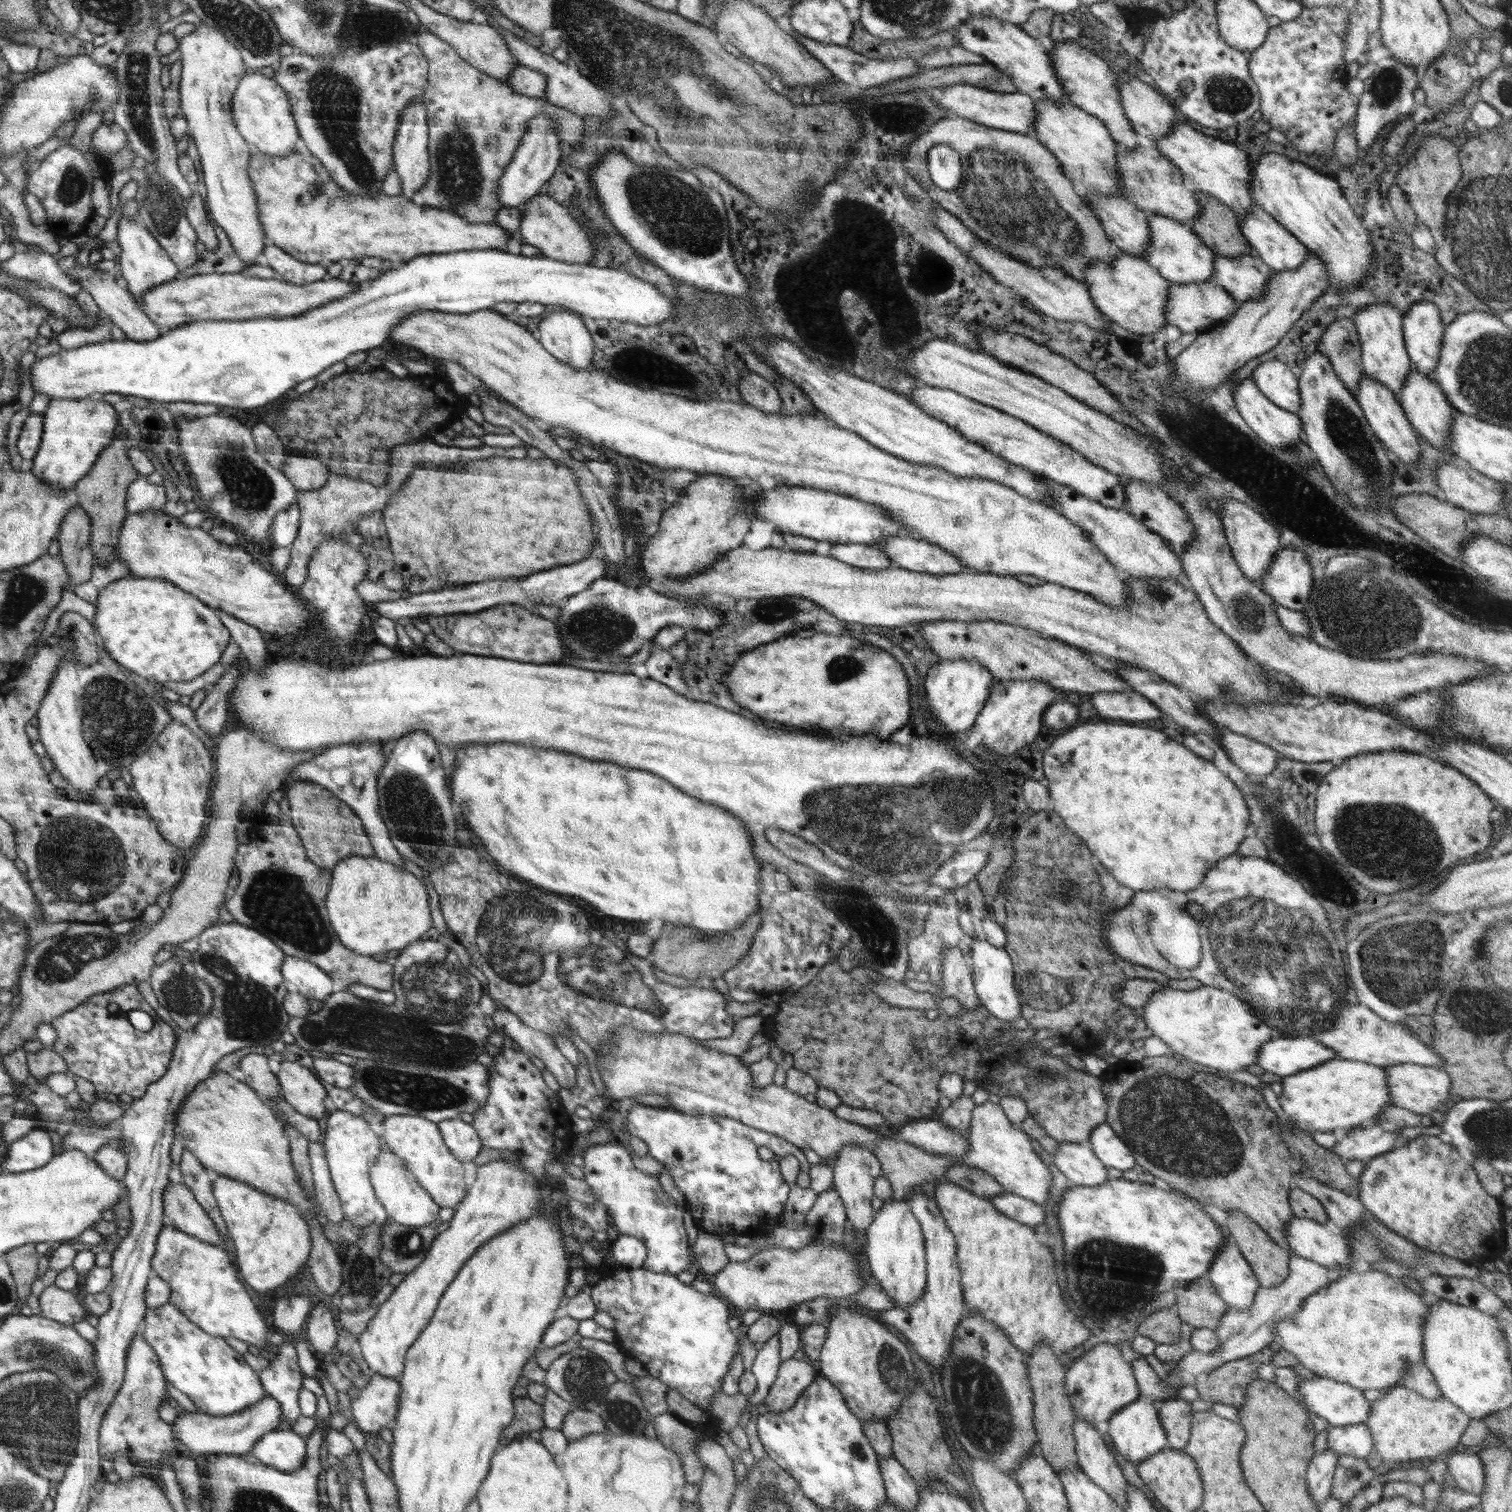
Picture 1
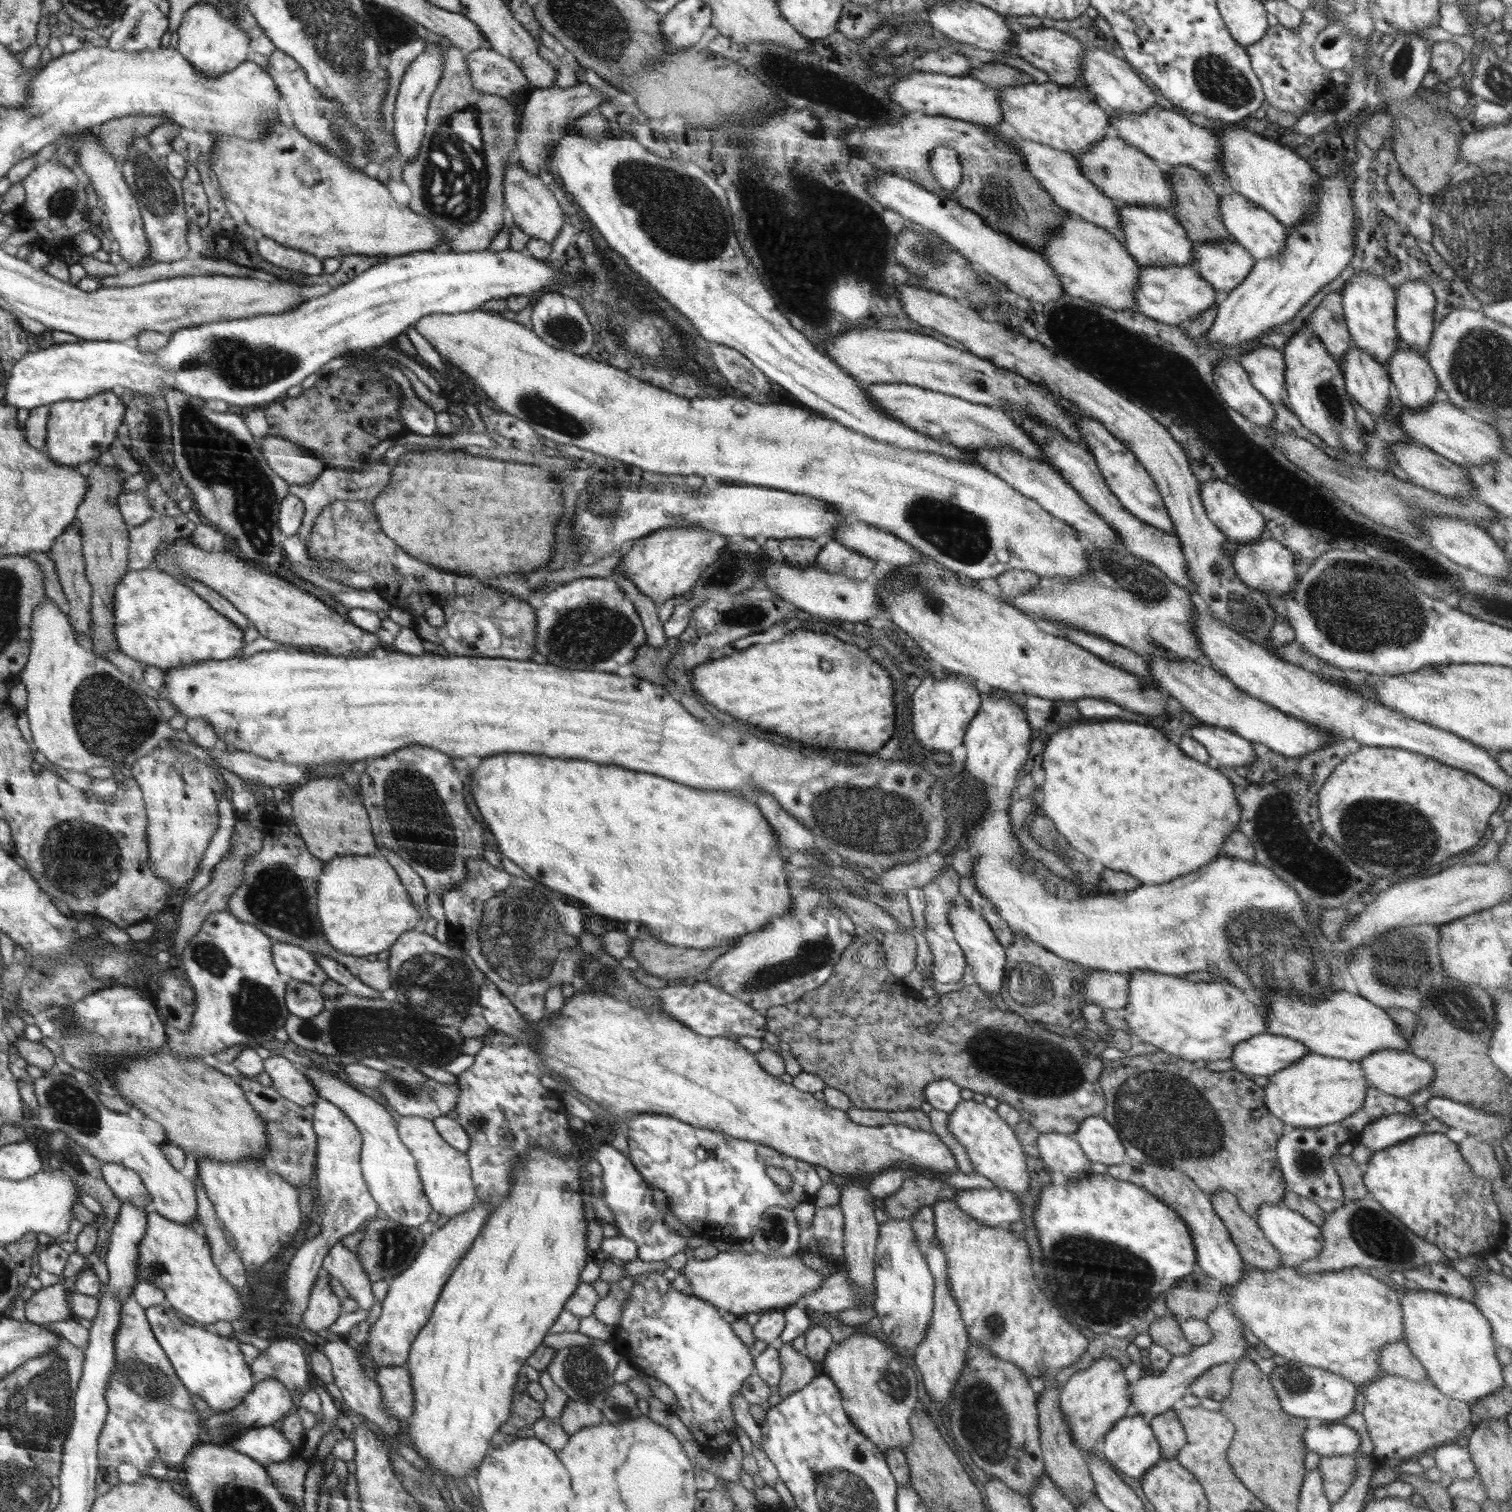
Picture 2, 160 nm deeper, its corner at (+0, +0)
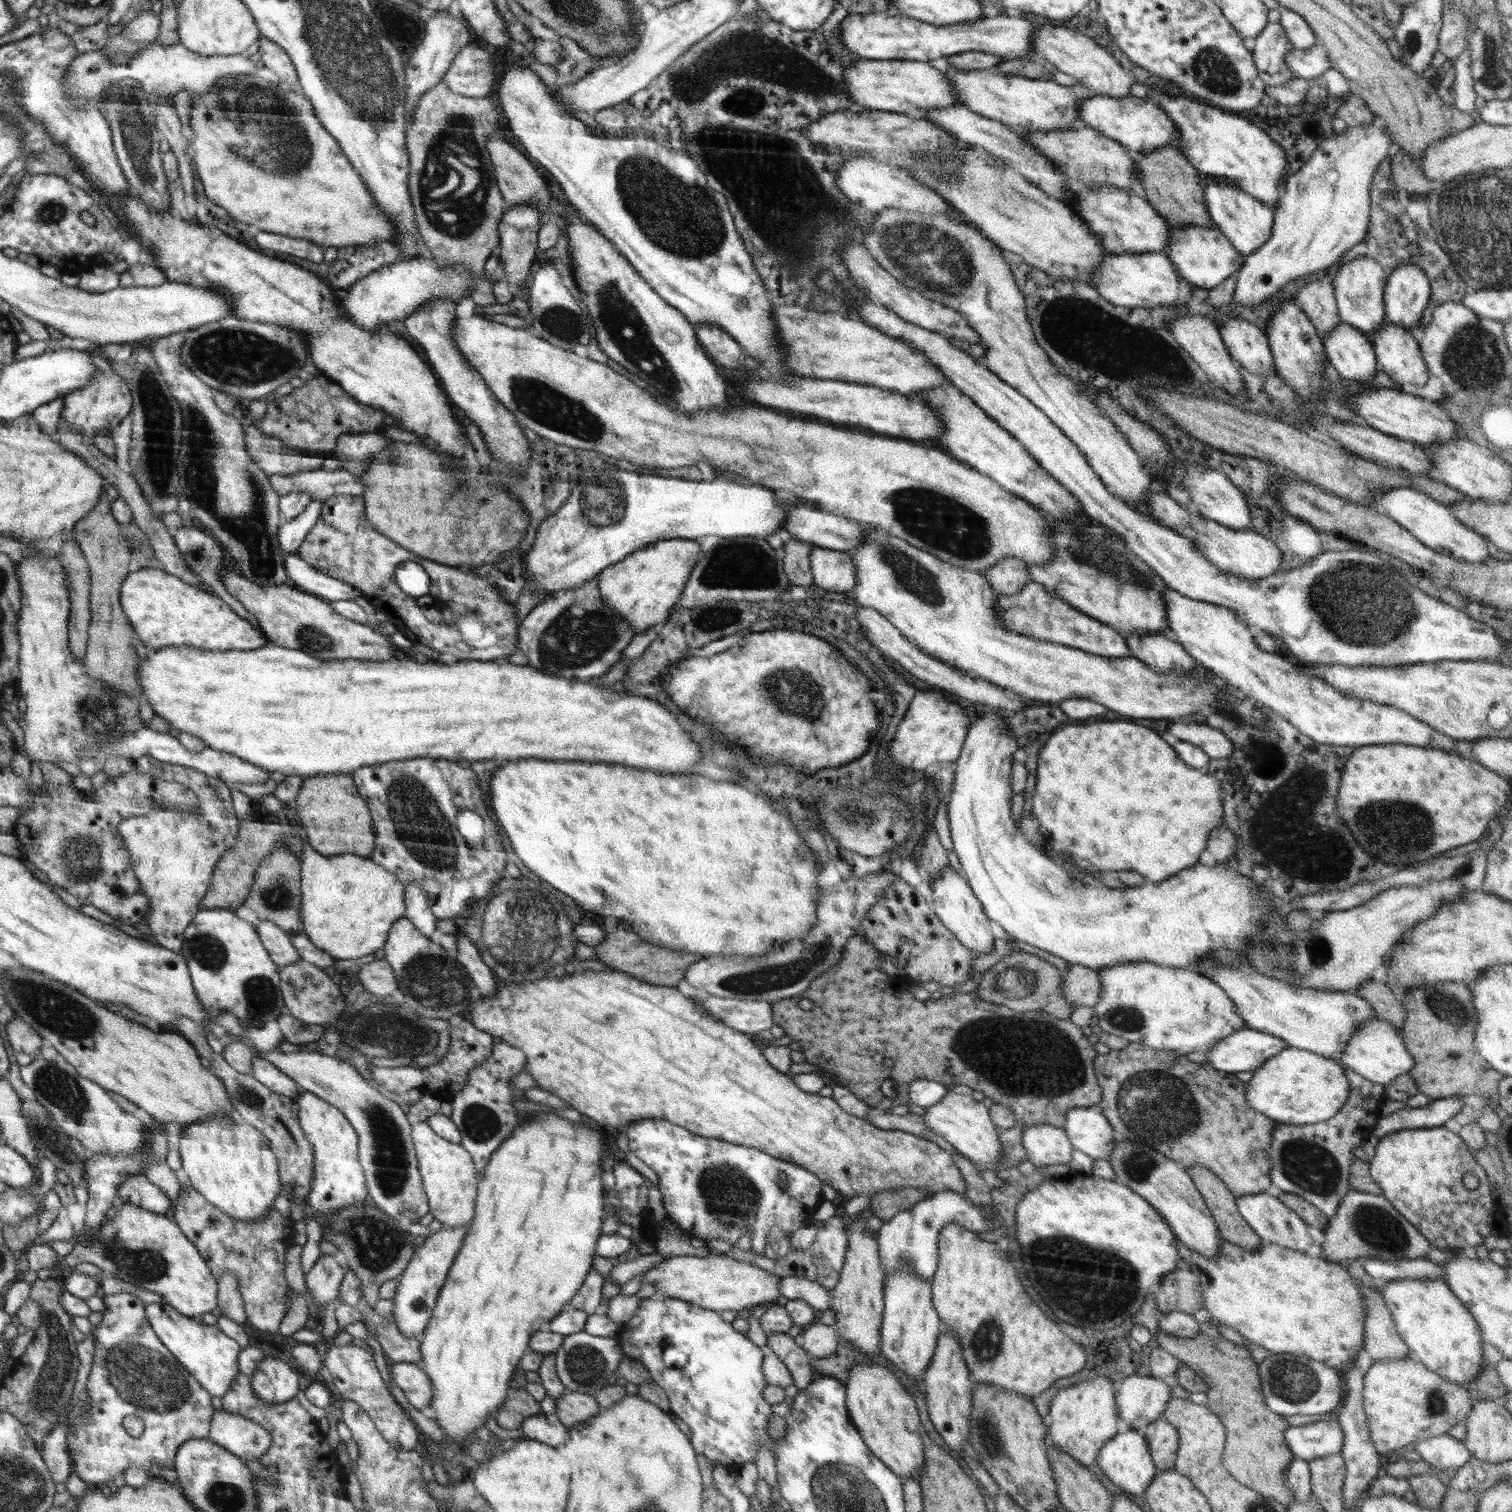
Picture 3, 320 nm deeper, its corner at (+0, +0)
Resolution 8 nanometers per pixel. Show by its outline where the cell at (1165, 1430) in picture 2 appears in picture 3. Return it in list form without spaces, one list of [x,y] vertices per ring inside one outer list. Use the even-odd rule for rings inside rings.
[[[1160,1418],[1151,1422],[1143,1435],[1158,1472],[1173,1469],[1179,1445],[1179,1434],[1176,1428]]]

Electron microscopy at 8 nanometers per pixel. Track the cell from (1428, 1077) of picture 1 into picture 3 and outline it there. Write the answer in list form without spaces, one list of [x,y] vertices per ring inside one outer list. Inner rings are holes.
[[[1381,1018],[1366,1019],[1361,1024],[1346,1043],[1339,1062],[1379,1085],[1385,1085],[1400,1074],[1407,1073],[1415,1065],[1414,1057],[1403,1043],[1400,1028]]]

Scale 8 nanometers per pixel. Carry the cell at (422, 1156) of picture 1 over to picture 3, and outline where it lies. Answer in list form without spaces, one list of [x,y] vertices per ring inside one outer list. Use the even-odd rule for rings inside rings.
[[[427,1121],[412,1125],[412,1140],[417,1148],[418,1168],[430,1202],[430,1214],[445,1227],[472,1222],[476,1211],[476,1170],[470,1153],[459,1144],[438,1136]]]

